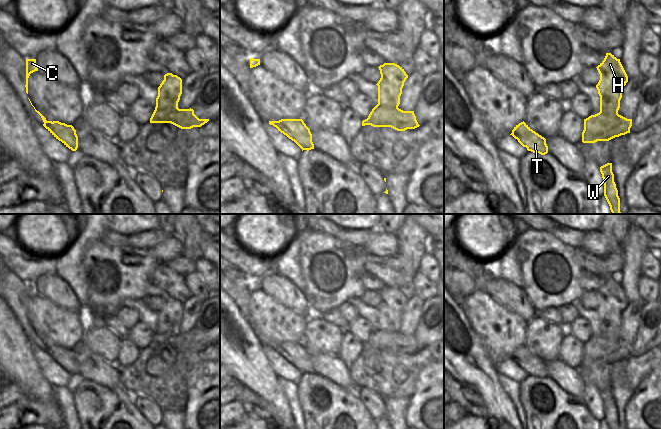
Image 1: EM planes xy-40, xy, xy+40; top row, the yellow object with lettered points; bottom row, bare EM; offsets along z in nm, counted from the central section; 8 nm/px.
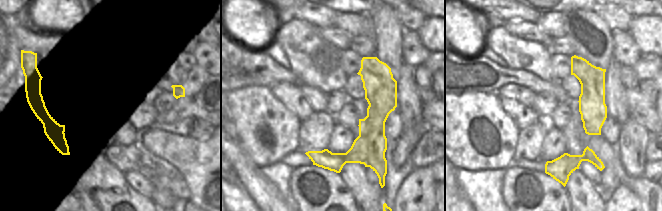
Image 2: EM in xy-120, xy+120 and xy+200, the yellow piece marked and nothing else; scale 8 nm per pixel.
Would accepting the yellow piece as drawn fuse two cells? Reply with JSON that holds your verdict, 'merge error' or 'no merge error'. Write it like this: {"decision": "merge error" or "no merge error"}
{"decision": "merge error"}

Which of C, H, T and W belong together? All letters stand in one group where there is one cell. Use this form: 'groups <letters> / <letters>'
groups C / H T W

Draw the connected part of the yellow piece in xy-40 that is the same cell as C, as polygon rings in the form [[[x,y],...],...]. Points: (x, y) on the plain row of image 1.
[[[26,283],[26,317],[28,318],[28,302],[31,297],[38,295],[36,283]]]

